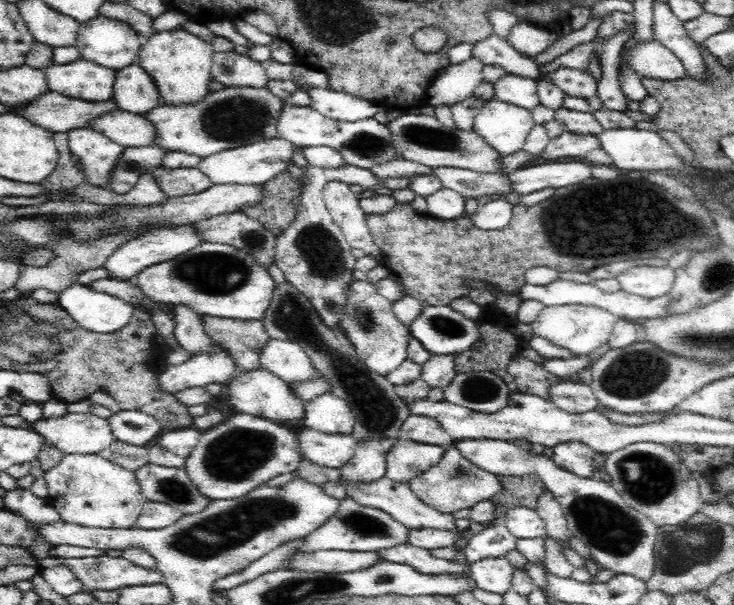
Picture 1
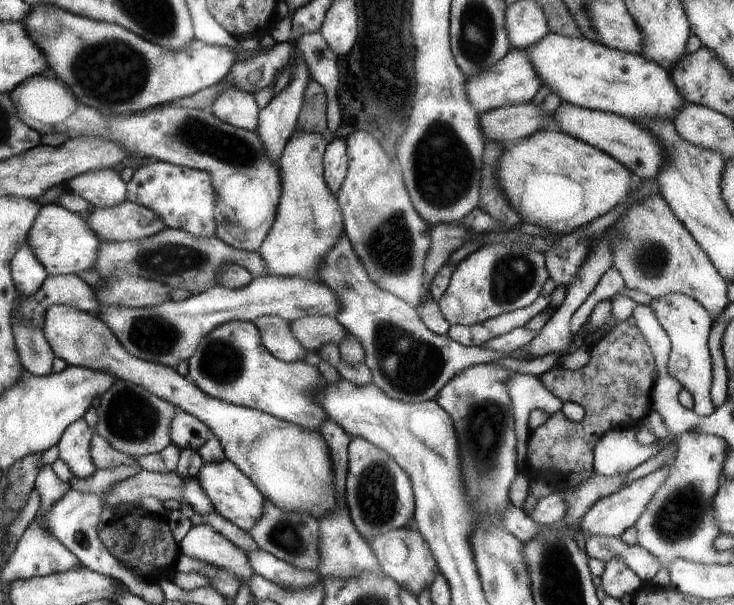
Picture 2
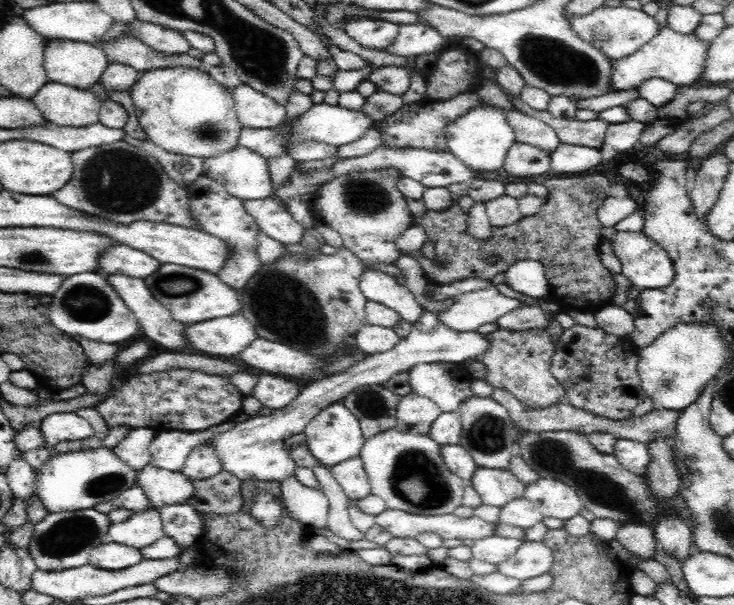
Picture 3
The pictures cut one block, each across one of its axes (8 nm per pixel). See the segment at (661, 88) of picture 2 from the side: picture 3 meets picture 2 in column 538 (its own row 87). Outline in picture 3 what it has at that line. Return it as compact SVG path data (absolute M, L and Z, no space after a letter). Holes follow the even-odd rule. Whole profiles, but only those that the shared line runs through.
M48 81L31 101L45 120L56 126L80 128L99 121L101 99L89 90Z

